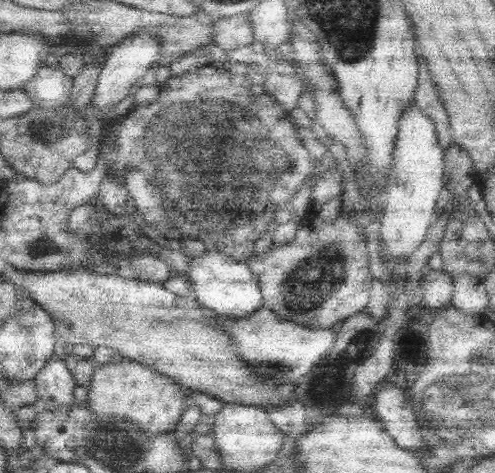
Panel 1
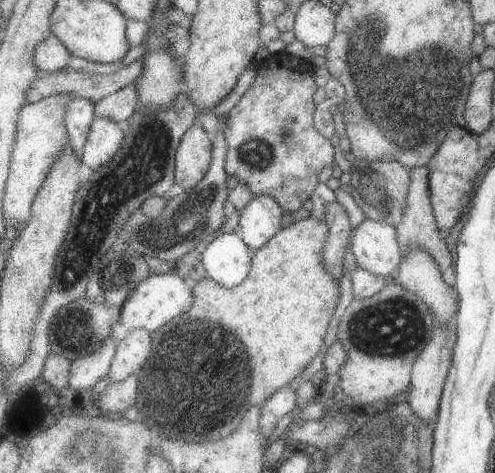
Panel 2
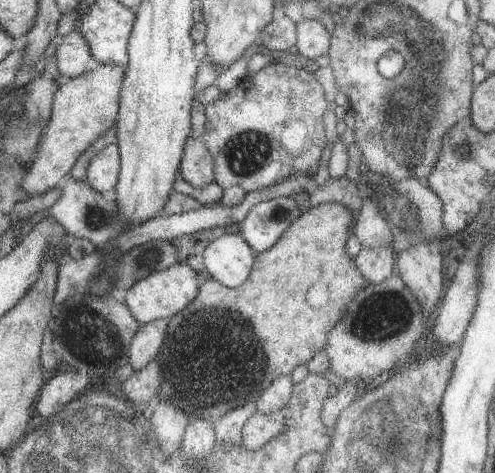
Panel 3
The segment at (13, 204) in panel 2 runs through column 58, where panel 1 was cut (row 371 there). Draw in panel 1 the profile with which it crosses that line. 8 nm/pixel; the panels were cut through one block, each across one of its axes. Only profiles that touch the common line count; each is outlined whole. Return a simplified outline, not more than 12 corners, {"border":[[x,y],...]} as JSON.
{"border":[[122,358],[88,386],[98,420],[174,434],[188,388]]}

